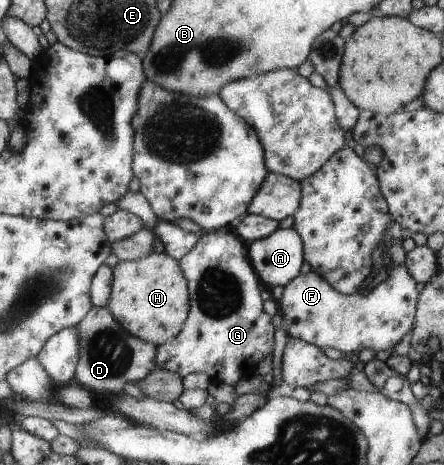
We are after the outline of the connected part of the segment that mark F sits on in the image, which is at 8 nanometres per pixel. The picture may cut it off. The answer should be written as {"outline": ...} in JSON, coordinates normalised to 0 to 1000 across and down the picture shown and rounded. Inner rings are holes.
{"outline":[[[908,512],[885,514],[876,533],[876,566],[867,568],[872,600],[822,632],[775,632],[709,581],[676,591],[642,615],[626,654],[655,727],[669,727],[716,748],[748,748],[768,757],[813,757],[818,748],[865,755],[890,748],[937,692],[939,645],[946,641],[939,606],[917,576]]]}

